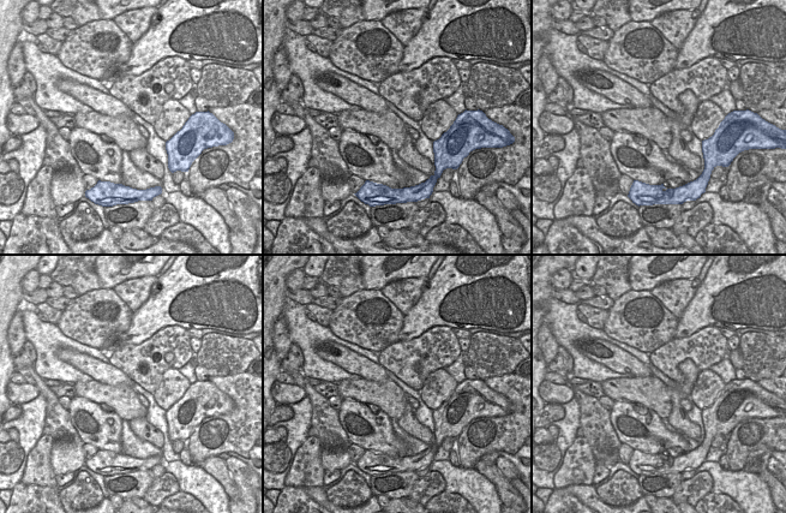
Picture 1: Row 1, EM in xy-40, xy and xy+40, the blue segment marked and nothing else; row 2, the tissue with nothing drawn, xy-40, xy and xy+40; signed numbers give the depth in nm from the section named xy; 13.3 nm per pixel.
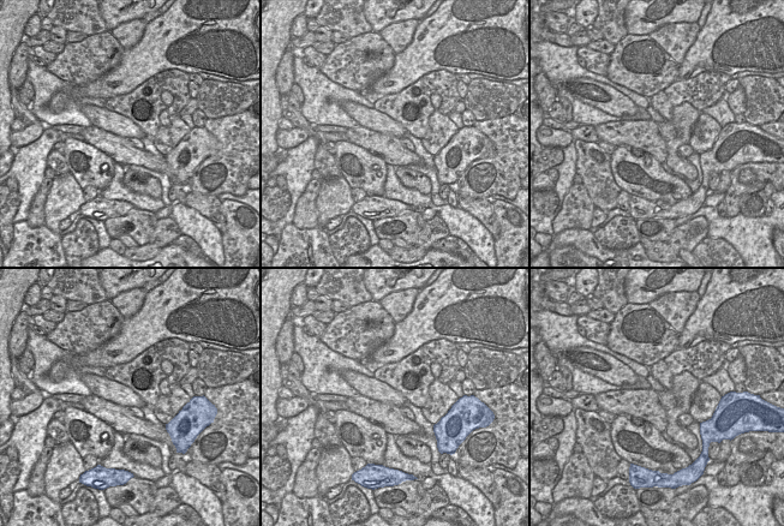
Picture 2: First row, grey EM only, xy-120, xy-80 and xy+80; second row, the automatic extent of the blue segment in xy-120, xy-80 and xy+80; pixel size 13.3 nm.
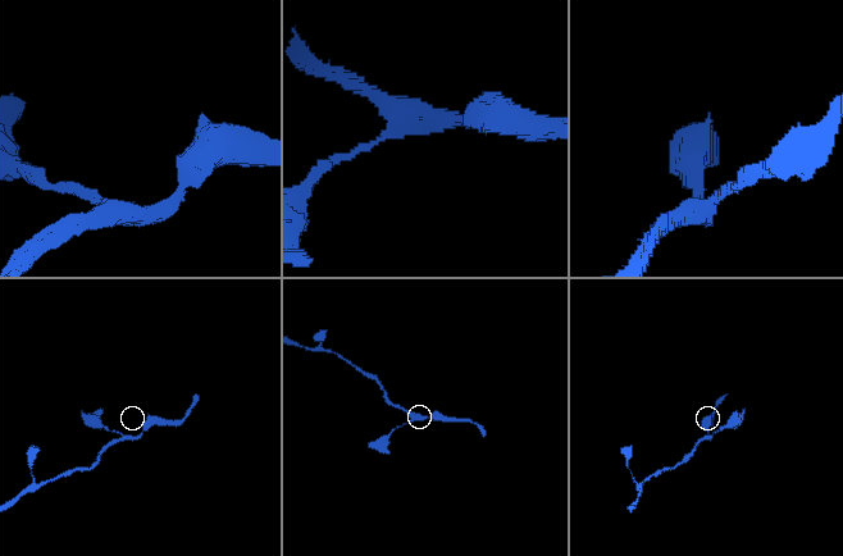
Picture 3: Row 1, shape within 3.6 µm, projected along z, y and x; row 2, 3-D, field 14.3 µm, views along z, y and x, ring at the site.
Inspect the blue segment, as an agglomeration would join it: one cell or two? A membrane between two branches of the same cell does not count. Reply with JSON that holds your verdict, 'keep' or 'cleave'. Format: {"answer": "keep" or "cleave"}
{"answer": "keep"}

